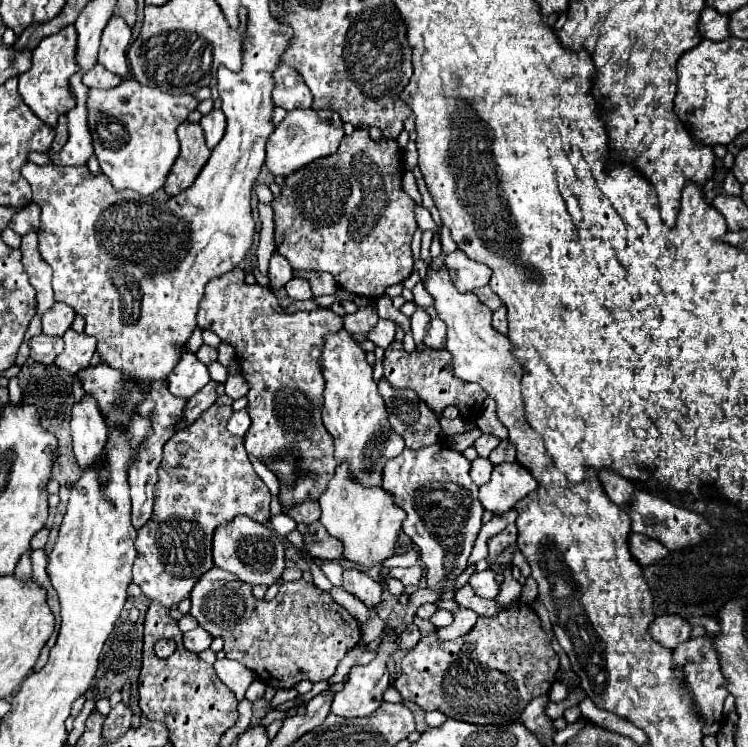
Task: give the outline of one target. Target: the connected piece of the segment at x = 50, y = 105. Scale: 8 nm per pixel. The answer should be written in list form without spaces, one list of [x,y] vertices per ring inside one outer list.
[[[63,27],[63,31],[49,35],[47,39],[43,39],[35,51],[33,51],[33,67],[19,75],[19,93],[23,97],[23,101],[27,103],[27,107],[45,123],[49,123],[51,127],[55,127],[59,115],[71,111],[75,107],[75,95],[71,93],[69,87],[69,79],[71,75],[75,75],[79,71],[79,63],[77,63],[77,35],[75,35],[75,27]]]

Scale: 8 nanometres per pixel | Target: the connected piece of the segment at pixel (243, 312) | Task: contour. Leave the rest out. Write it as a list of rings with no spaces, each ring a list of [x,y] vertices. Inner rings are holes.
[[[235,269],[207,285],[197,323],[201,329],[211,329],[235,349],[241,377],[249,383],[245,397],[249,399],[247,413],[251,427],[243,439],[247,455],[257,457],[265,467],[273,467],[277,461],[283,461],[285,455],[293,451],[299,453],[297,465],[303,473],[293,481],[293,487],[279,481],[277,499],[281,507],[295,507],[319,499],[333,477],[337,461],[333,455],[333,439],[321,421],[325,381],[317,359],[323,349],[323,335],[339,331],[343,319],[331,309],[287,315],[277,305],[271,289],[257,283],[247,285],[245,273]]]

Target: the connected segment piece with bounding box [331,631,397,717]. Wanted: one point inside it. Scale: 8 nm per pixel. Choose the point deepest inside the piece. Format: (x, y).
(363, 692)

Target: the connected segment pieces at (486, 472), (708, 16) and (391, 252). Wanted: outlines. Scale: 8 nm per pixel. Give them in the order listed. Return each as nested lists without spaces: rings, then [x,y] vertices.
[[[477,457],[477,459],[471,463],[471,471],[469,471],[469,475],[471,475],[473,483],[481,487],[481,485],[487,483],[487,479],[491,477],[491,471],[493,471],[491,461],[489,461],[487,457]]]
[[[705,7],[699,17],[699,33],[711,41],[723,41],[723,39],[731,37],[727,19],[729,19],[729,15],[723,15],[723,13],[715,11],[713,7]]]
[[[355,129],[351,135],[345,135],[341,139],[341,145],[337,149],[337,153],[329,155],[329,157],[323,157],[323,159],[317,159],[315,163],[303,167],[301,171],[295,171],[295,175],[289,175],[285,179],[285,185],[281,187],[281,195],[275,197],[273,201],[273,211],[275,211],[275,245],[277,245],[277,251],[281,255],[285,255],[291,263],[293,269],[311,269],[311,271],[329,271],[339,287],[347,289],[349,293],[355,293],[355,295],[363,295],[363,297],[371,297],[371,299],[379,299],[385,289],[389,285],[395,285],[395,283],[403,283],[409,275],[411,275],[411,269],[413,269],[413,257],[411,257],[411,237],[417,229],[417,223],[415,223],[415,215],[413,215],[413,207],[415,207],[415,201],[403,191],[401,187],[401,171],[403,171],[403,161],[401,161],[401,149],[397,145],[395,139],[381,139],[381,141],[373,141],[369,137],[369,131],[367,129]]]

